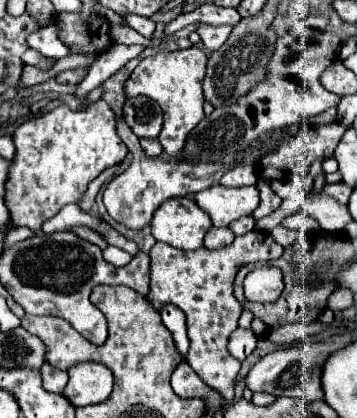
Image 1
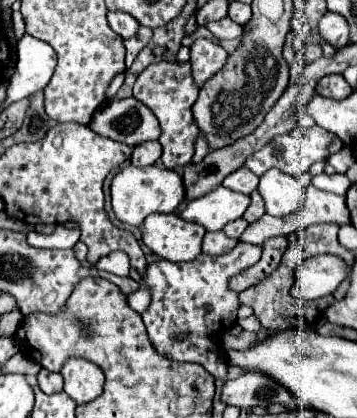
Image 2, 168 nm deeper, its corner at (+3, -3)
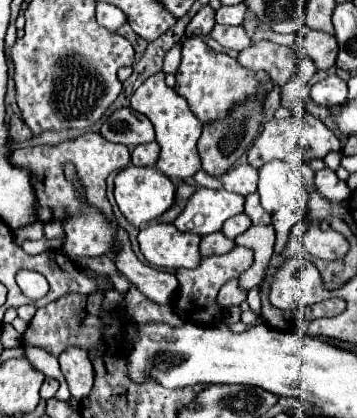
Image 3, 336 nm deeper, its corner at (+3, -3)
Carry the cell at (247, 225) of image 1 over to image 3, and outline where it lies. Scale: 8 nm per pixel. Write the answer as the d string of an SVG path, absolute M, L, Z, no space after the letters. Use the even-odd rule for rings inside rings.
M241 213L241 215L235 215L235 217L231 217L231 219L227 219L221 231L223 231L223 233L225 233L227 237L231 237L231 239L235 239L237 235L241 235L241 233L245 233L245 231L247 231L249 227L251 227L251 221L249 221L249 217L247 217L245 213Z

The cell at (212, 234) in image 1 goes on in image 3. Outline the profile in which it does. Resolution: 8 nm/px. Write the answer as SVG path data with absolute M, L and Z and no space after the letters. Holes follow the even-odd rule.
M221 231L217 233L211 233L211 235L205 235L201 239L201 255L223 255L227 253L231 247L235 247L235 241L225 237Z

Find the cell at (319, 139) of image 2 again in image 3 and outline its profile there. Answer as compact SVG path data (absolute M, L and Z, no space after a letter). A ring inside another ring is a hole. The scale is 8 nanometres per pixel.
M303 113L303 117L289 117L289 119L271 119L265 123L263 133L253 141L253 145L247 151L249 165L255 169L261 169L265 163L273 159L287 161L291 165L299 165L301 161L313 161L313 159L323 159L325 155L341 151L341 141L339 137L325 127L317 117L311 113Z

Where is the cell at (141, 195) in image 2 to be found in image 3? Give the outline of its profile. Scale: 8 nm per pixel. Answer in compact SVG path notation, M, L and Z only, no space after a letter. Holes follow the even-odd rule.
M127 165L121 169L115 177L115 201L119 211L125 215L125 219L135 225L143 227L149 221L161 217L175 201L175 185L171 179L167 179L163 173L159 173L155 167L135 167Z

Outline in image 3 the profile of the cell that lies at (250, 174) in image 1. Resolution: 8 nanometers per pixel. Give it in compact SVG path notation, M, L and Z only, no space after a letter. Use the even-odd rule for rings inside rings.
M237 165L237 167L229 169L227 173L223 173L219 179L223 183L223 189L239 193L243 197L257 191L257 185L255 185L257 171L251 165Z

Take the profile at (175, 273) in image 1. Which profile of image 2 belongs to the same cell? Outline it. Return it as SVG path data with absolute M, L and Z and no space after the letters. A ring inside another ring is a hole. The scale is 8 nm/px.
M237 243L233 251L211 257L201 253L189 263L157 261L147 265L147 273L141 279L151 287L151 305L143 313L143 323L147 327L149 339L155 351L171 361L189 361L203 365L215 379L227 375L227 363L223 349L213 341L213 337L225 333L237 321L239 295L227 287L229 279L239 275L243 269L255 265L261 259L261 249L257 245ZM187 333L185 341L175 341L173 335Z

